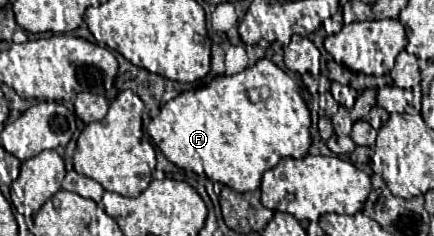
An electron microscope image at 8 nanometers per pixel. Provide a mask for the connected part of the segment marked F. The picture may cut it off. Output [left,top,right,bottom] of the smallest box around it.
[148,59,310,191]

